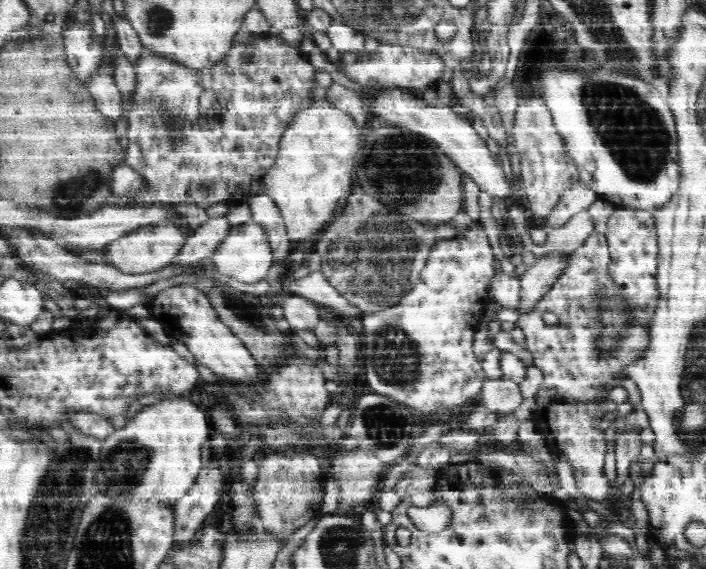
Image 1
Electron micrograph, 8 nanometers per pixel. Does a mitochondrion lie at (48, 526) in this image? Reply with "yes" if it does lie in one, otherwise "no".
yes

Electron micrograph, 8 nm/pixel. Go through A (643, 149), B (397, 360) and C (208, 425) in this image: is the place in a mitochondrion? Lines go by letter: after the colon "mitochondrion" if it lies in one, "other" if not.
A: mitochondrion
B: mitochondrion
C: other

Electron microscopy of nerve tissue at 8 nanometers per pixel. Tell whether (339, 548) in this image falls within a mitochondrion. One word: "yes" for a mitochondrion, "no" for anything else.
yes

